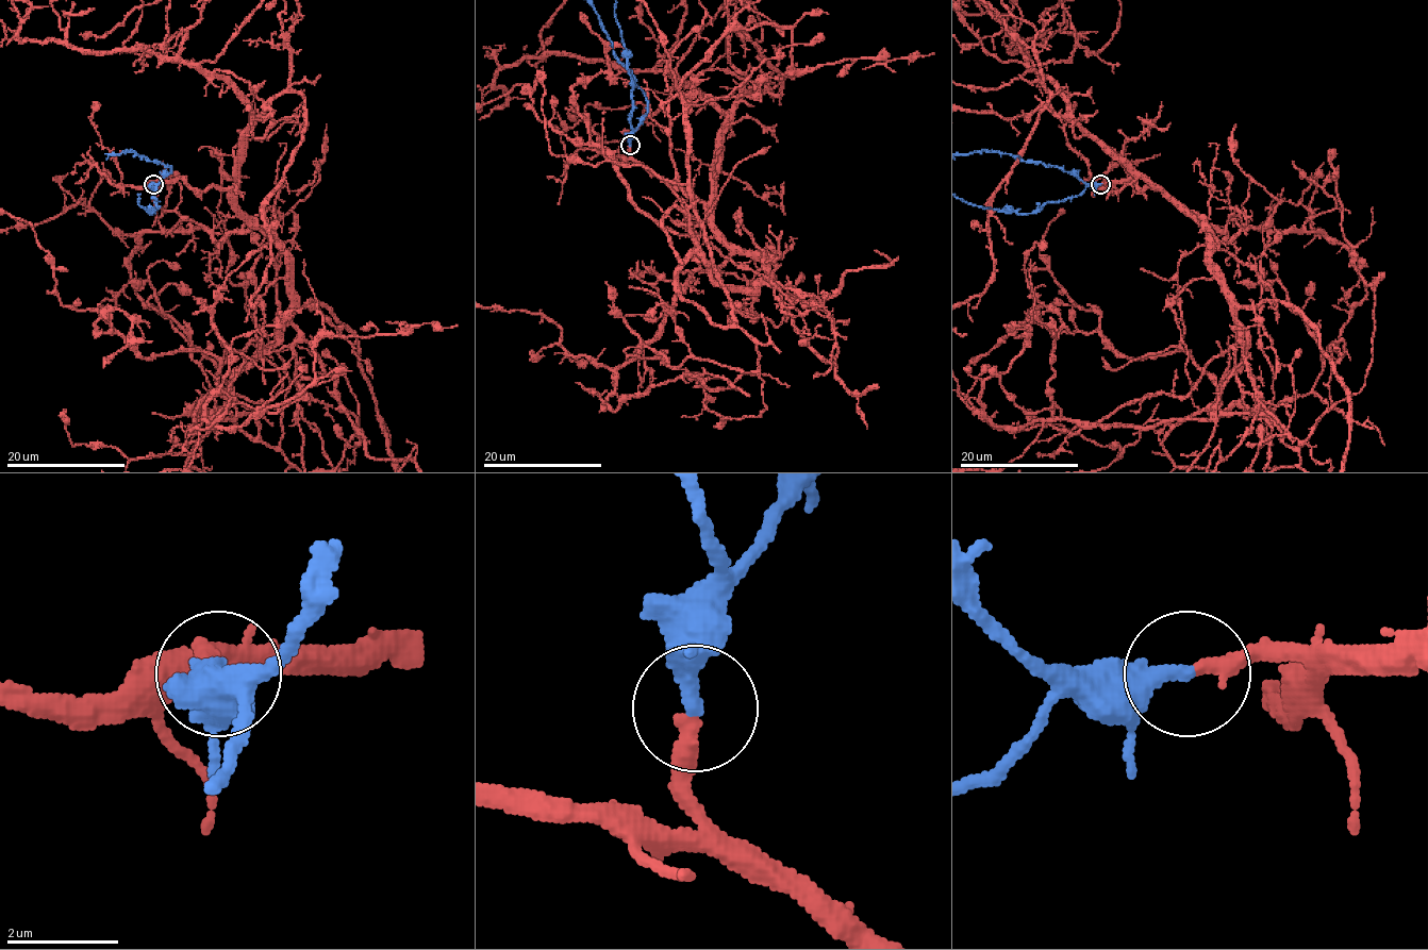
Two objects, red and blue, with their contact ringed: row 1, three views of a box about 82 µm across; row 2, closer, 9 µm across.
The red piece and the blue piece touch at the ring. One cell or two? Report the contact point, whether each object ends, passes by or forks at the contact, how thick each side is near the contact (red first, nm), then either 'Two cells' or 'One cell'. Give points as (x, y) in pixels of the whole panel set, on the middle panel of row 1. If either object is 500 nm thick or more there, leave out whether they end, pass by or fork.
Place: (630, 145). At the ring red ends. At the ring blue ends. Thickness 320 nm (red) against 340 nm. One cell

